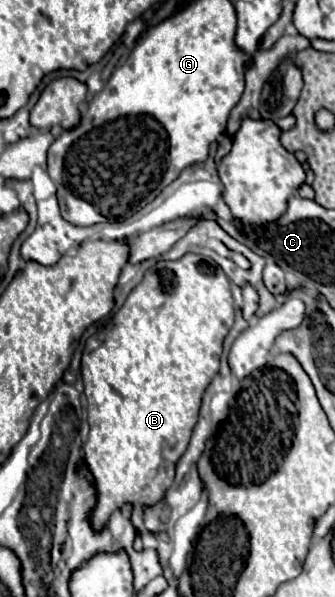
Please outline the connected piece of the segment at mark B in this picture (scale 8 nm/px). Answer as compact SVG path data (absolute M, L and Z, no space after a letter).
M186 253L184 257L180 257L176 261L158 261L154 267L150 267L144 273L144 279L130 291L130 295L128 295L126 303L122 305L122 309L106 323L106 327L102 327L98 333L87 340L80 371L82 371L82 379L84 379L84 395L88 399L88 425L90 425L88 441L84 443L84 459L88 463L88 469L94 473L96 487L98 487L98 505L96 505L96 509L92 513L92 527L94 529L102 529L108 523L110 515L116 509L124 507L128 501L134 503L134 505L144 507L144 505L154 505L156 501L160 501L164 497L164 491L174 481L176 461L186 451L192 429L194 429L194 425L198 421L198 409L200 409L202 393L206 391L212 377L218 373L220 355L222 355L222 341L224 341L228 329L232 327L232 323L234 323L234 299L232 299L228 277L220 269L220 265L216 265L212 261L206 261L202 255Z

